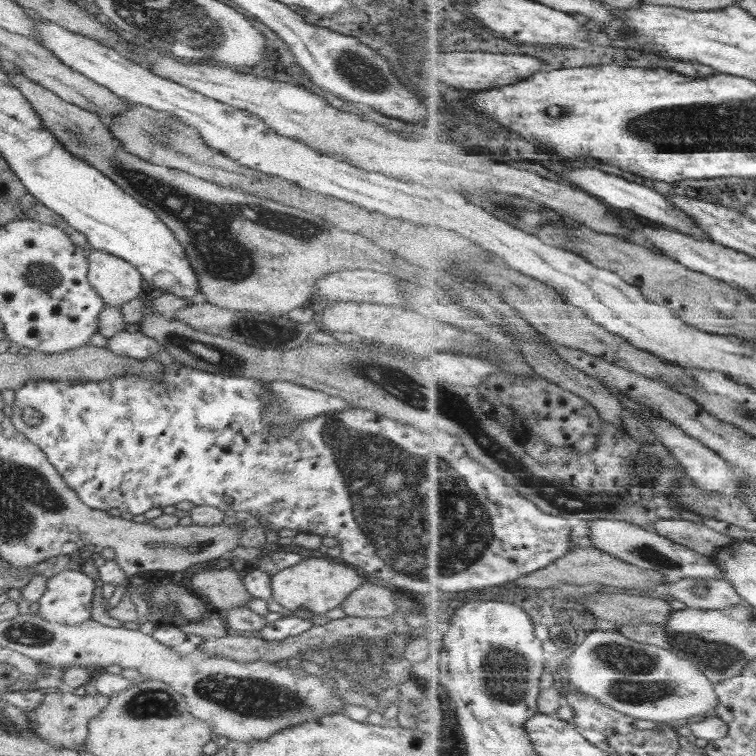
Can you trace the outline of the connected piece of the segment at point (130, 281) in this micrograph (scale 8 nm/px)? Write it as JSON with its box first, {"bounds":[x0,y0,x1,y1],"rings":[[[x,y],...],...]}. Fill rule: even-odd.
{"bounds":[87,248,144,305],"rings":[[[94,248],[87,250],[87,280],[106,305],[123,305],[138,297],[144,284],[141,273],[126,260]]]}

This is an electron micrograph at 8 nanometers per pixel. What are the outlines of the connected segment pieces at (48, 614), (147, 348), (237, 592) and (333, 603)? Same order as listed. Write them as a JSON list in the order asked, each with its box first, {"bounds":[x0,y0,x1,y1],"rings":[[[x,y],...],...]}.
[{"bounds":[36,569,96,626],"rings":[[[64,569],[47,580],[44,595],[36,613],[46,622],[74,626],[91,618],[96,583],[90,575]]]},{"bounds":[106,330,164,360],"rings":[[[140,330],[134,333],[124,331],[110,338],[106,337],[108,347],[114,354],[135,358],[138,360],[150,359],[152,354],[164,350],[154,338],[146,336]]]},{"bounds":[191,568,251,613],"rings":[[[214,568],[196,572],[191,578],[193,591],[213,606],[219,613],[224,613],[236,606],[246,606],[251,598],[245,589],[242,577],[234,570]]]},{"bounds":[270,557,364,616],"rings":[[[311,557],[301,559],[298,564],[280,570],[270,578],[272,581],[272,600],[289,611],[305,608],[321,616],[329,610],[339,608],[353,590],[364,583],[362,573],[340,560],[330,557]]]}]

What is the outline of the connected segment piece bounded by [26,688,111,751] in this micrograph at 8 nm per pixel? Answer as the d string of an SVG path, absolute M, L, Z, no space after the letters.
M62 688L57 694L44 694L44 700L40 706L32 712L28 712L28 721L30 727L37 734L57 748L66 750L72 749L80 751L84 749L84 743L87 740L87 724L91 718L102 712L102 708L108 706L108 700L111 696L97 693L96 695L76 695L72 691Z

